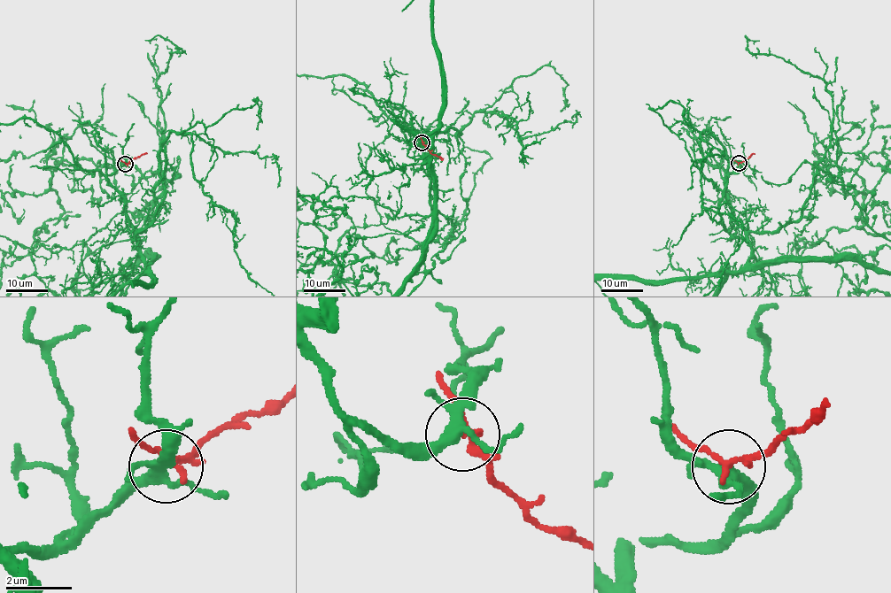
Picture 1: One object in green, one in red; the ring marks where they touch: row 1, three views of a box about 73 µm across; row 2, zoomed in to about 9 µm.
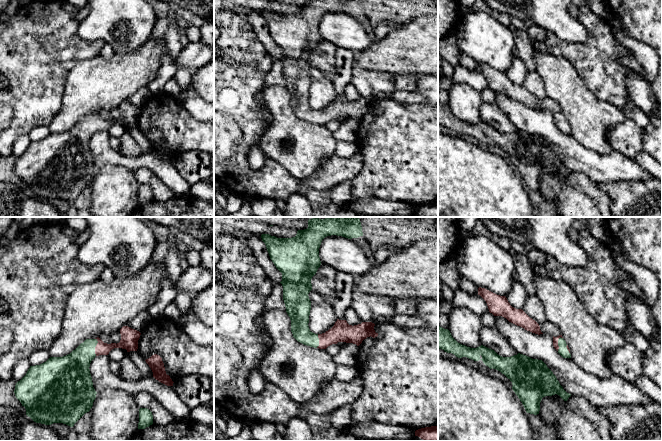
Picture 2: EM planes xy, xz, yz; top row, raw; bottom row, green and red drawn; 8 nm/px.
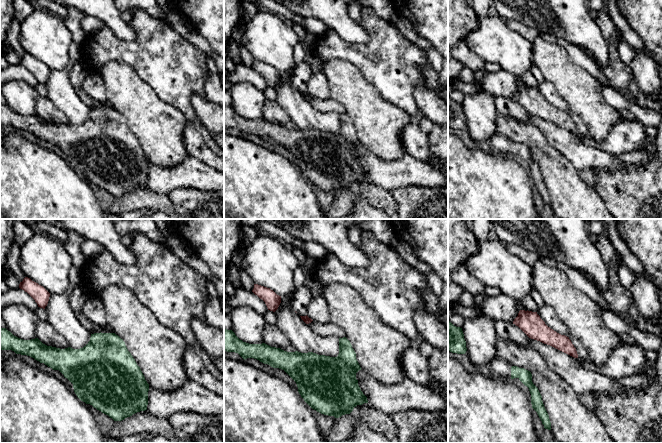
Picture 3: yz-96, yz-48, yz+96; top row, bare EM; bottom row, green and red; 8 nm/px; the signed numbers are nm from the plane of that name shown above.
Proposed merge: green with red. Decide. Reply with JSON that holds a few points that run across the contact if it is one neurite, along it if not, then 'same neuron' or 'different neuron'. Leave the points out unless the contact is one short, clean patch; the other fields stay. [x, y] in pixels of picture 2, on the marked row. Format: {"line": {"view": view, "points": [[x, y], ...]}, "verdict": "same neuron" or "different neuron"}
{"line": {"view": "xy", "points": [[73, 368], [95, 346], [101, 348]]}, "verdict": "same neuron"}

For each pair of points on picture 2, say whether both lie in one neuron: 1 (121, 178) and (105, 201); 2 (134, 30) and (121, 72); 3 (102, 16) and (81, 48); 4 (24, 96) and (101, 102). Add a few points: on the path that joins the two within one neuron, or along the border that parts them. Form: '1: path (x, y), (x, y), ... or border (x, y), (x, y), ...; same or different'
1: path (116, 184), (115, 191), (111, 195); same
2: border (147, 40), (132, 52), (115, 52); different
3: border (78, 22), (77, 33), (82, 38), (104, 42); different
4: border (67, 76), (61, 108), (52, 120); different

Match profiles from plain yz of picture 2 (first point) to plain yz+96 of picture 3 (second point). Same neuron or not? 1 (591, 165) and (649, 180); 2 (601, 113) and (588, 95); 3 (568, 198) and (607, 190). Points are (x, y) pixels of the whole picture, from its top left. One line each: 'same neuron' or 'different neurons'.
1: different neurons
2: same neuron
3: different neurons

